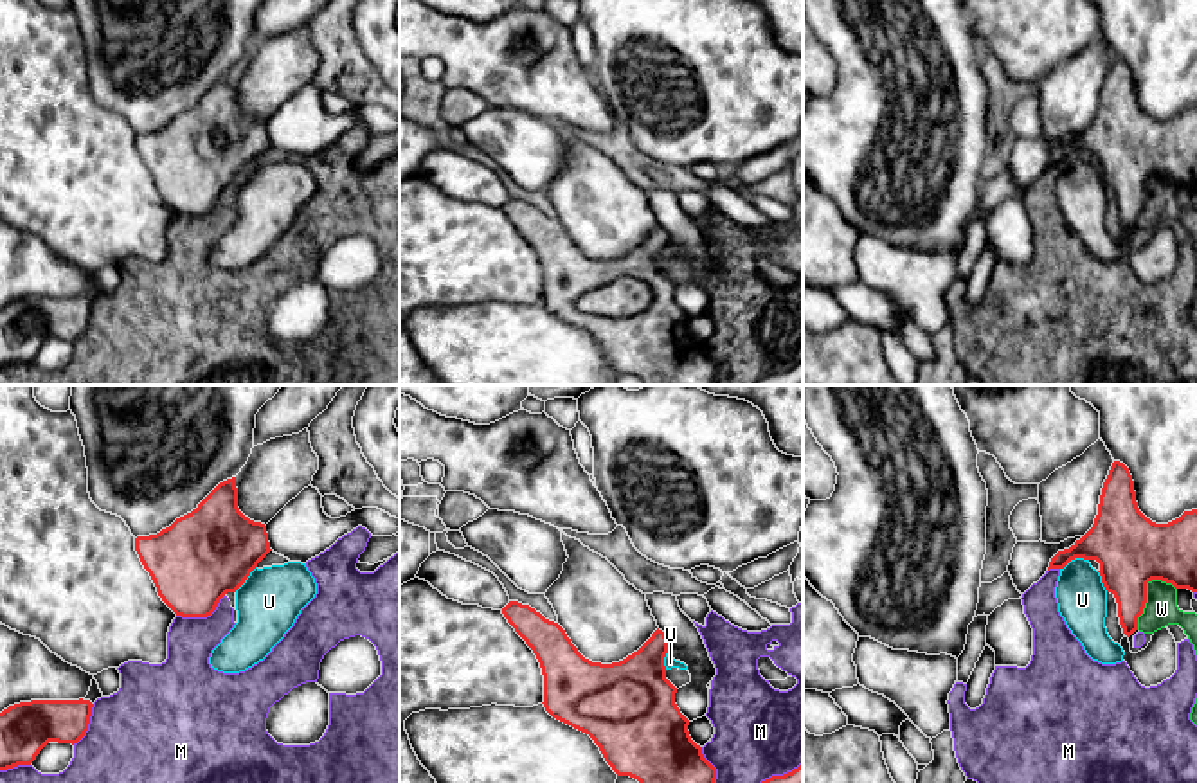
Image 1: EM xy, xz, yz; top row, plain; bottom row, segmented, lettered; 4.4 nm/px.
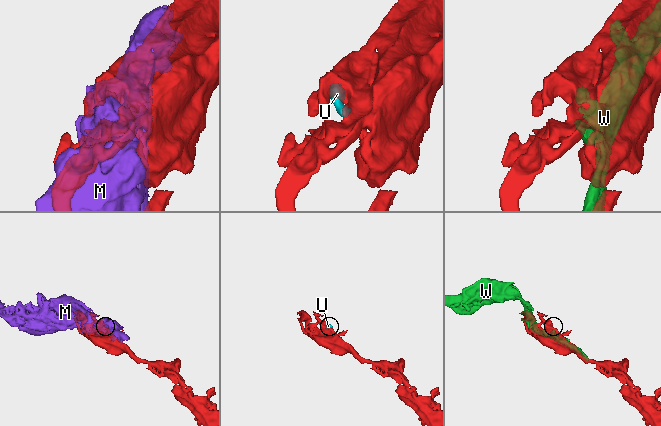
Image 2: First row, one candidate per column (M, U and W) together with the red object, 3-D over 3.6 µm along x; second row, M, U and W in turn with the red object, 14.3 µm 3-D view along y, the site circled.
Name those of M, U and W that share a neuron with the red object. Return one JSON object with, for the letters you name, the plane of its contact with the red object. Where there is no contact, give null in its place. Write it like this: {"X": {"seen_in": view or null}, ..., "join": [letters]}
{"U": {"seen_in": "yz"}, "join": ["U"]}

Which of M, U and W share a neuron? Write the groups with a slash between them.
M / U / W

